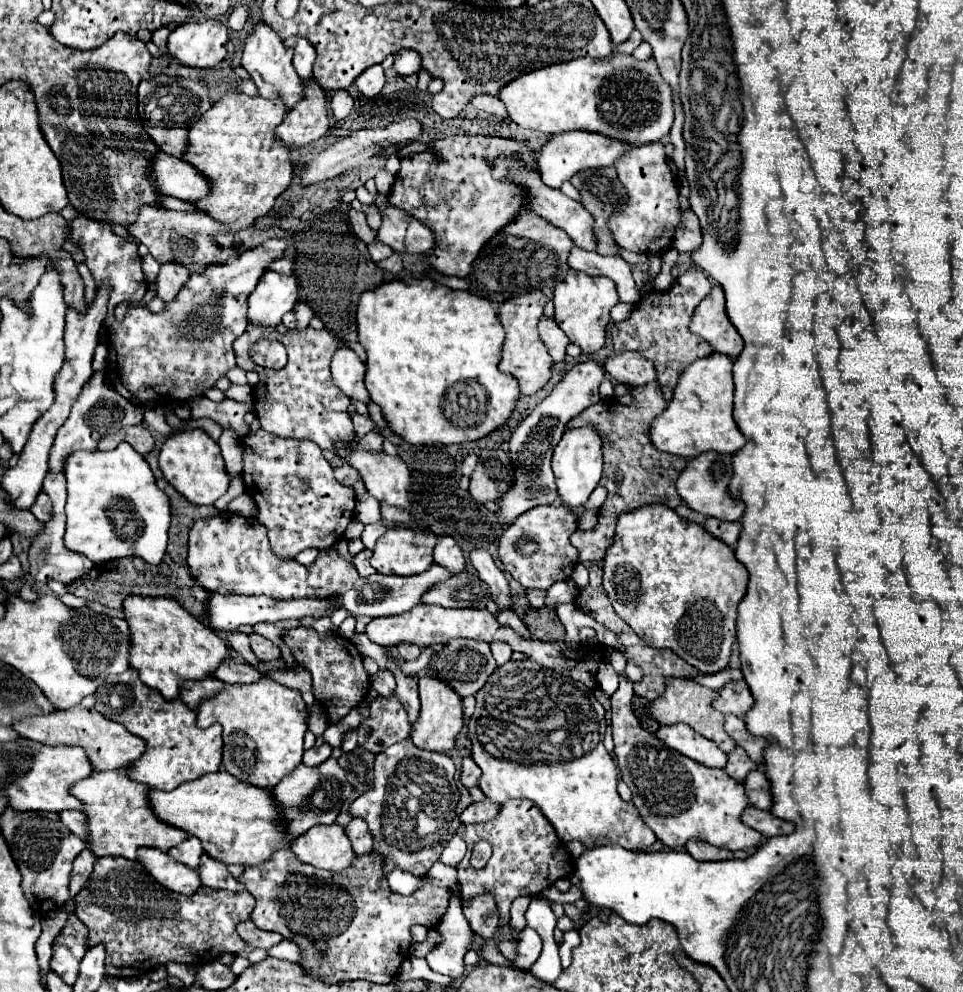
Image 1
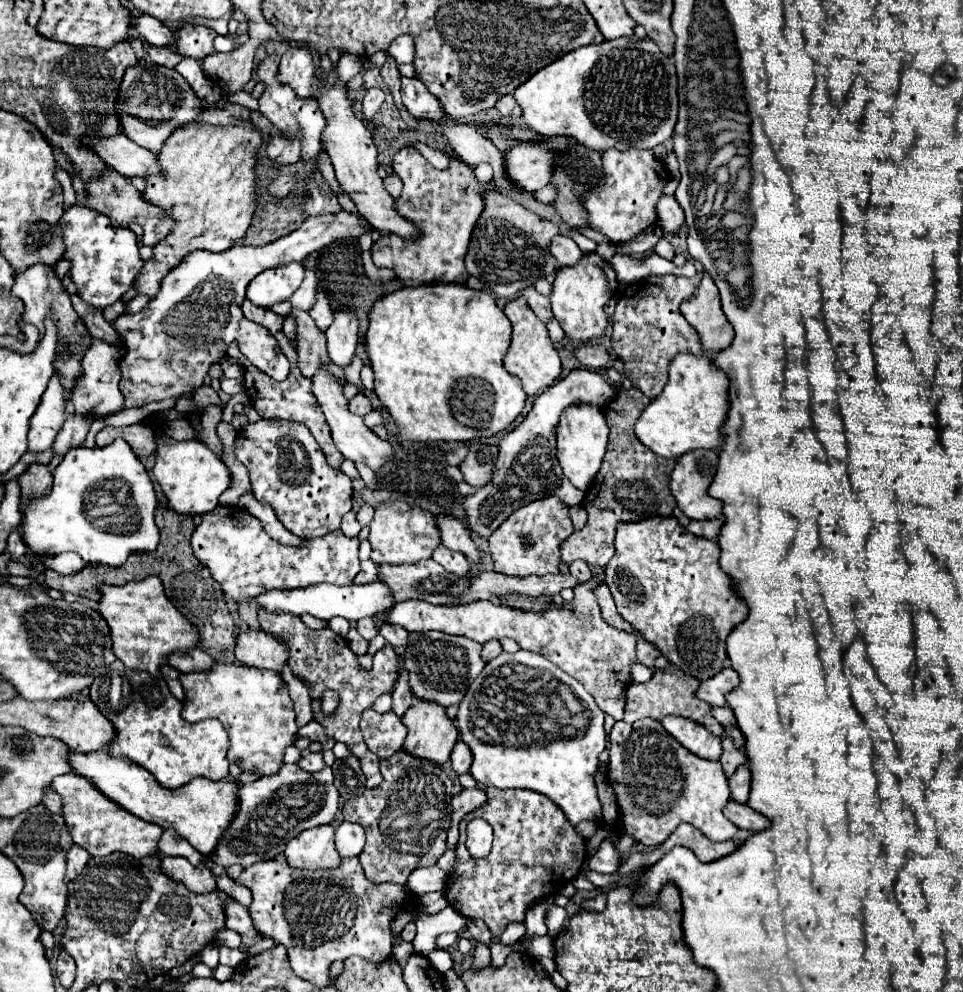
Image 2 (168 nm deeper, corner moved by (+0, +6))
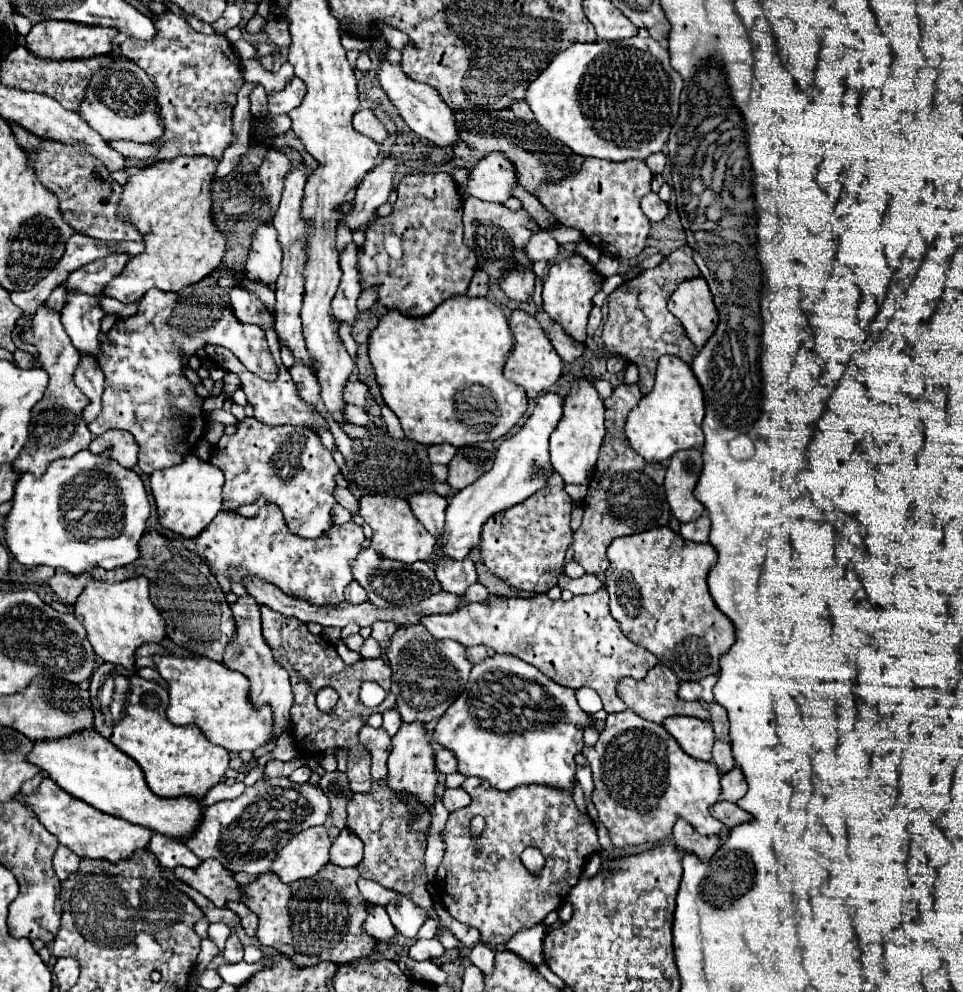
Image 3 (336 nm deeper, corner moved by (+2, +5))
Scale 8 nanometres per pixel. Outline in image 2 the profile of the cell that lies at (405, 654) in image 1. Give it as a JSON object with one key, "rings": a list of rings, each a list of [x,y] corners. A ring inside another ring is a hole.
{"rings":[[[383,624],[379,628],[379,634],[395,648],[403,648],[407,646],[407,636],[409,632],[403,628],[403,626],[393,626],[393,624]]]}

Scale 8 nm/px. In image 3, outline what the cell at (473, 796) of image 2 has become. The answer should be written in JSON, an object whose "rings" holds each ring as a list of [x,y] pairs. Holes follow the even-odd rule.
{"rings":[[[445,789],[443,797],[441,797],[441,803],[443,803],[447,809],[467,807],[469,801],[471,801],[471,797],[469,797],[463,789]]]}

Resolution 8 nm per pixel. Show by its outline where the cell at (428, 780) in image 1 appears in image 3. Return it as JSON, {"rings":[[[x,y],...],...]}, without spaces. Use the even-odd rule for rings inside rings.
{"rings":[[[375,781],[371,785],[369,793],[355,793],[349,803],[347,803],[347,829],[351,833],[355,833],[363,845],[365,845],[365,857],[361,861],[359,875],[371,881],[381,883],[387,889],[393,889],[397,893],[405,893],[413,903],[417,903],[420,907],[427,909],[431,913],[431,917],[437,922],[438,932],[435,937],[439,937],[441,922],[434,907],[434,902],[425,887],[427,877],[425,877],[425,865],[423,865],[423,855],[425,855],[425,847],[427,847],[427,829],[431,825],[431,811],[427,807],[423,807],[421,803],[417,803],[417,799],[413,797],[405,797],[405,795],[397,795],[393,793],[385,781]]]}

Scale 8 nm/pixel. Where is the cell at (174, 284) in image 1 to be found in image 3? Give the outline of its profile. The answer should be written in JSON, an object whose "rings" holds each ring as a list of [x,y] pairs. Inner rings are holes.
{"rings":[[[177,157],[177,161],[163,161],[161,165],[151,165],[149,169],[135,171],[127,185],[123,187],[121,201],[117,207],[117,217],[131,221],[137,231],[141,231],[145,251],[127,261],[121,275],[115,281],[109,281],[103,289],[107,297],[113,297],[121,303],[139,301],[151,287],[161,291],[181,291],[187,285],[201,281],[211,275],[225,253],[225,237],[217,231],[211,219],[211,185],[213,185],[213,169],[217,161],[209,161],[209,157]]]}

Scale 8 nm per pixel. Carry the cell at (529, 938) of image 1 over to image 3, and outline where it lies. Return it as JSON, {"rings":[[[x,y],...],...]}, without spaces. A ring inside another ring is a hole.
{"rings":[[[481,943],[471,947],[469,959],[473,965],[477,965],[483,973],[491,973],[493,971],[493,951]]]}

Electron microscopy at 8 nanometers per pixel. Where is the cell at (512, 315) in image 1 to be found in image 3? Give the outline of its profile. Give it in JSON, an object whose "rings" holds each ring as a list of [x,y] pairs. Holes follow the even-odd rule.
{"rings":[[[513,311],[511,319],[509,319],[509,325],[511,325],[511,331],[513,331],[513,351],[505,363],[505,369],[503,369],[503,375],[521,385],[527,393],[529,399],[535,399],[539,397],[541,393],[545,393],[551,385],[557,383],[557,379],[561,377],[561,369],[563,369],[563,361],[561,357],[557,357],[557,353],[551,349],[553,345],[549,345],[549,339],[547,339],[547,333],[541,329],[539,321],[525,313],[525,311]]]}

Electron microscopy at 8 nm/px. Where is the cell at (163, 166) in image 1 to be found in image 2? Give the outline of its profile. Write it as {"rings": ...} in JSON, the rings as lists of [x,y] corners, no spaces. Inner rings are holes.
{"rings":[[[123,134],[105,138],[105,140],[91,140],[91,144],[95,144],[95,152],[99,152],[99,156],[103,156],[103,160],[107,160],[111,168],[115,168],[127,178],[131,176],[145,178],[159,172],[163,174],[157,154],[137,146]]]}

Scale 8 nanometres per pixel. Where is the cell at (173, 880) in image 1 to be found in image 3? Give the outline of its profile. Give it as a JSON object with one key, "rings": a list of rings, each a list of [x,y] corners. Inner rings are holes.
{"rings":[[[213,859],[203,861],[197,869],[175,869],[173,875],[205,895],[215,907],[225,907],[243,897],[241,885],[235,881],[233,873]]]}

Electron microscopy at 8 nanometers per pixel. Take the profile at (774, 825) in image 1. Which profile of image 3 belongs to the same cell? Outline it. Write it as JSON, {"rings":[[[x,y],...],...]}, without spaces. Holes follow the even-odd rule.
{"rings":[[[717,801],[715,805],[711,805],[711,815],[715,819],[719,819],[729,829],[733,825],[741,825],[741,823],[751,821],[751,815],[747,811],[743,811],[737,803],[729,803],[729,801]]]}

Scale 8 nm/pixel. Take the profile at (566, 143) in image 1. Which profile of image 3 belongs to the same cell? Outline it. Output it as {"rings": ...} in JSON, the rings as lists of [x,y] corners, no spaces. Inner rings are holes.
{"rings":[[[491,153],[477,161],[477,165],[469,171],[467,183],[457,185],[463,199],[477,197],[483,201],[503,203],[511,197],[511,189],[517,183],[513,165],[501,157],[501,153]]]}

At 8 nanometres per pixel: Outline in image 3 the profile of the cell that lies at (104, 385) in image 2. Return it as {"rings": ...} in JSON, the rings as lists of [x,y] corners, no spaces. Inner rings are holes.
{"rings":[[[67,291],[65,307],[61,309],[61,323],[79,351],[93,353],[95,357],[97,353],[101,353],[99,327],[105,315],[107,313],[103,311],[99,297],[83,295],[77,291]]]}

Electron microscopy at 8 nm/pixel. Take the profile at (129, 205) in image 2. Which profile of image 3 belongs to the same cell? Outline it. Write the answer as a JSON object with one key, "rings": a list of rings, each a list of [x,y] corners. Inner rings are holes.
{"rings":[[[43,139],[35,151],[27,151],[27,165],[35,171],[37,179],[59,197],[59,211],[77,233],[103,241],[141,241],[141,235],[133,225],[125,225],[117,217],[117,201],[121,197],[121,185],[111,179],[107,167],[87,153],[79,145],[63,145]]]}

